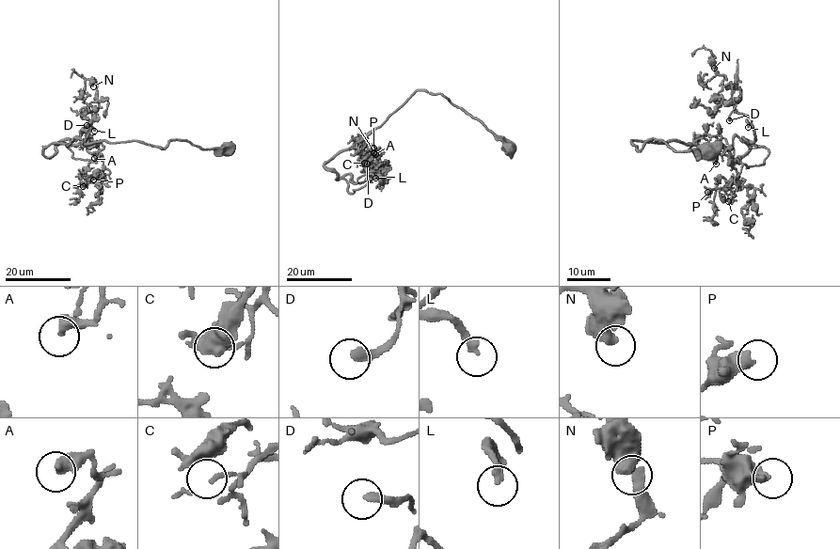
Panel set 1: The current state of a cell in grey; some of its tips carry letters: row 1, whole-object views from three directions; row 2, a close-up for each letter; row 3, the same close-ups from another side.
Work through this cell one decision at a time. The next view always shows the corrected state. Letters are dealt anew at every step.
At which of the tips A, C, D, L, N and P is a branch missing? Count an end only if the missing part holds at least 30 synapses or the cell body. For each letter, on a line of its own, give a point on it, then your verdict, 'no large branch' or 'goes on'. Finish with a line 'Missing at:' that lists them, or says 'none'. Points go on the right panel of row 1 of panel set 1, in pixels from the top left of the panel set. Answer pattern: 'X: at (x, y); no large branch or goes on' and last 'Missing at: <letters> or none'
A: at (716, 164); goes on
C: at (728, 201); goes on
D: at (729, 120); no large branch
L: at (748, 127); goes on
N: at (714, 68); no large branch
P: at (707, 192); no large branch
Missing at: A, C, L

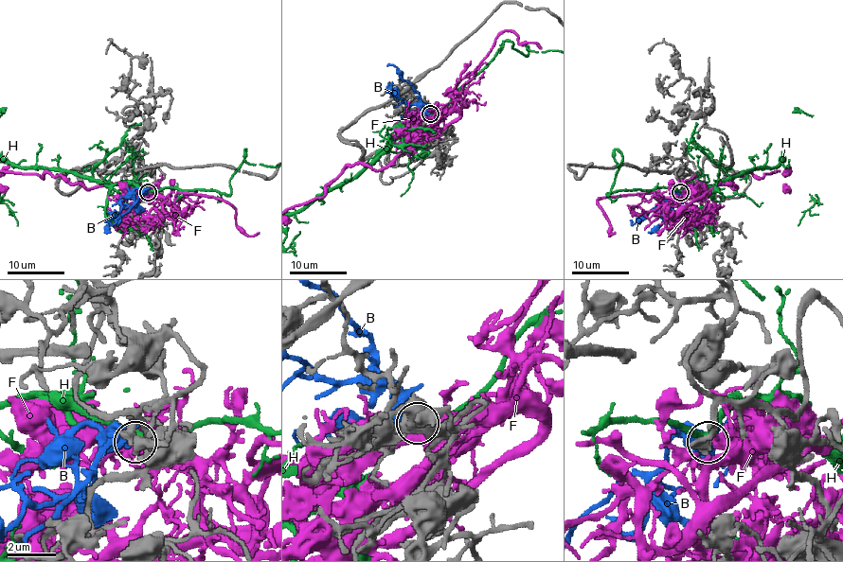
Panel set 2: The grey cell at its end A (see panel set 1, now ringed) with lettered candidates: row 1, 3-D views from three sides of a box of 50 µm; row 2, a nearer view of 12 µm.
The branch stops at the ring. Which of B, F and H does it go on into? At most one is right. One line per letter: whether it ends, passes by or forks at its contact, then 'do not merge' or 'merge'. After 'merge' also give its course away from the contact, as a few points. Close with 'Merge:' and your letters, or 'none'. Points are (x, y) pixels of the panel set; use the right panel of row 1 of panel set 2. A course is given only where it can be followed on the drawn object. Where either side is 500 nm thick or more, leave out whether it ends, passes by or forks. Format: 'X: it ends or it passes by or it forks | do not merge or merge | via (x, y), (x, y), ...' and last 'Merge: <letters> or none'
B: merge | via (681, 193), (672, 191), (670, 197), (660, 200), (634, 224), (632, 221)
F: do not merge
H: do not merge
Merge: B

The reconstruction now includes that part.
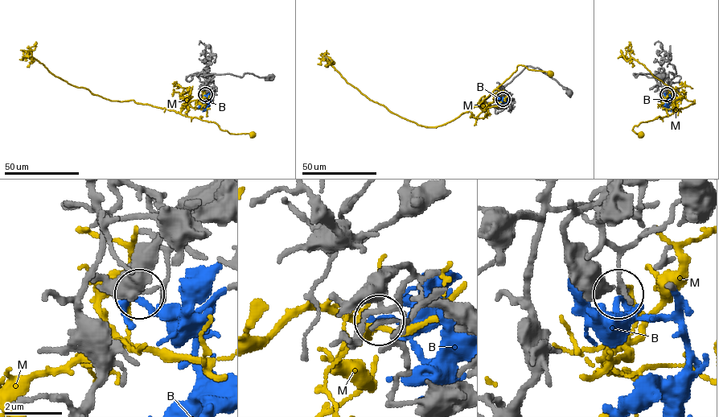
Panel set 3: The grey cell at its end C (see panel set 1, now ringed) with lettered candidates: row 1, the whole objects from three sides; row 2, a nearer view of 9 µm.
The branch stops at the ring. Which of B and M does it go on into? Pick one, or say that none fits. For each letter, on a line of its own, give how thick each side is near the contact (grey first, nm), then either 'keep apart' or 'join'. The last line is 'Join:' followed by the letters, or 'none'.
B: 110/220 nm | join
M: 100/110 nm | keep apart
Join: B

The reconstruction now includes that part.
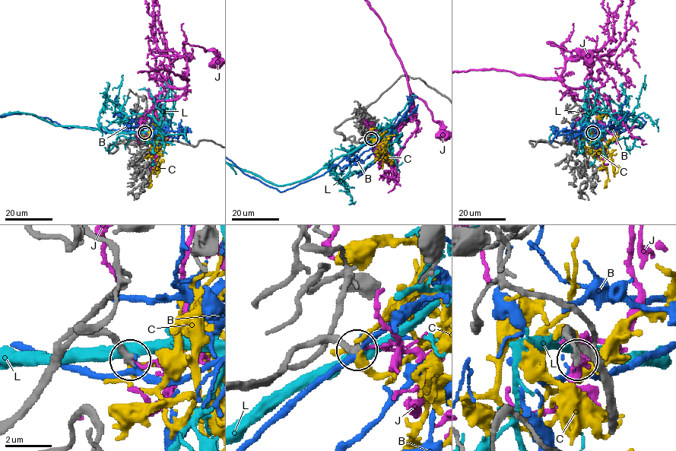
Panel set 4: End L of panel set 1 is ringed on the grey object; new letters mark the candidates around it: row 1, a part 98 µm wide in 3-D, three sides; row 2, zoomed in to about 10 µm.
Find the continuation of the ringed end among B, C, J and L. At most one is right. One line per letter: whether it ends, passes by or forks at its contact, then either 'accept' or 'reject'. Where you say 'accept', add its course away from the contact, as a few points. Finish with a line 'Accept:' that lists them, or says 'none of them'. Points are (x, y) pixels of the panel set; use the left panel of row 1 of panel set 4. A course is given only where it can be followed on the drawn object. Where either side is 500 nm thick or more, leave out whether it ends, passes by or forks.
B: it passes by; reject
C: it forks there; accept; it runs (145, 133), (155, 131), (157, 144), (153, 151), (157, 151), (157, 173), (156, 165)
J: it ends there; reject
L: it passes by; reject
Accept: C

